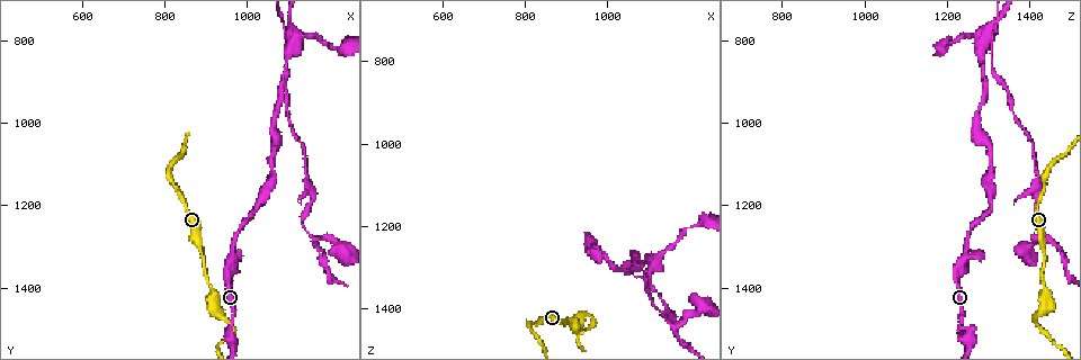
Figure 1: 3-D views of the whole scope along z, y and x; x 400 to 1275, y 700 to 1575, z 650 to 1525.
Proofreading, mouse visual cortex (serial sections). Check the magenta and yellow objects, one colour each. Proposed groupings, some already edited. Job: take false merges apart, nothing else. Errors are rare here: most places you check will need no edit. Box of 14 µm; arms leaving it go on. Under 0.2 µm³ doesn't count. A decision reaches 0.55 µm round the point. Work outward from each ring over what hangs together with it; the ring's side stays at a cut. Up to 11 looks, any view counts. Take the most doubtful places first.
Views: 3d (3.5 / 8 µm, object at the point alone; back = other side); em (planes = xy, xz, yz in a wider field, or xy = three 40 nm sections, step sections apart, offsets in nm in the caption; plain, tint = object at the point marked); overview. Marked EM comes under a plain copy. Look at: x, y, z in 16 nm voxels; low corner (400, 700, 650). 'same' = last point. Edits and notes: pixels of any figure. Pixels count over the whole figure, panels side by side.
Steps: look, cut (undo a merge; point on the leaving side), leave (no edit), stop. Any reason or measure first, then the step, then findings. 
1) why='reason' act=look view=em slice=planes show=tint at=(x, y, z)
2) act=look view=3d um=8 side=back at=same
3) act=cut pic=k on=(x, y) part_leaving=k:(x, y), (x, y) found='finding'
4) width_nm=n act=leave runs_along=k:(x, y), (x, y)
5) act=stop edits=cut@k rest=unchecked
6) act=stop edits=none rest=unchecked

why='thin neck' act=look view=3d um=3.5 at=(960, 1495, 1425)

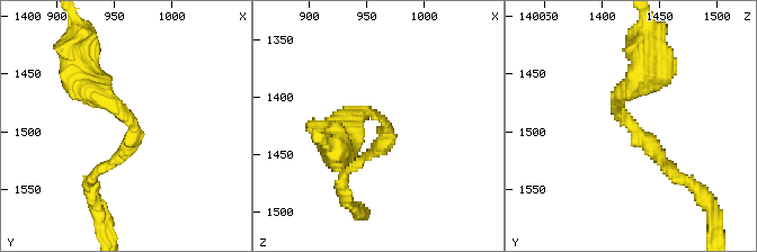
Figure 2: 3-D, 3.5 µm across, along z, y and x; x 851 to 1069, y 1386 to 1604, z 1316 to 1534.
arm_widths_nm=150,350 act=look view=em slice=xy step=3 show=tint at=(966, 1492, 1420)

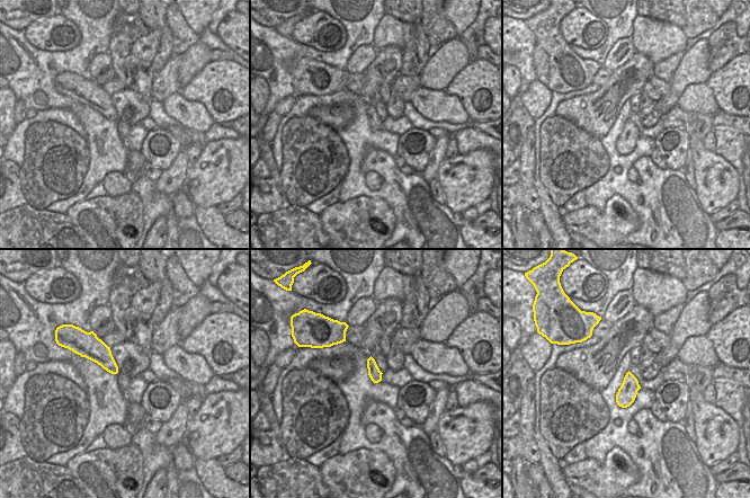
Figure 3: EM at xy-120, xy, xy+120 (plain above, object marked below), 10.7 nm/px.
why='cut it another way' act=look view=em slice=planes show=tint at=same

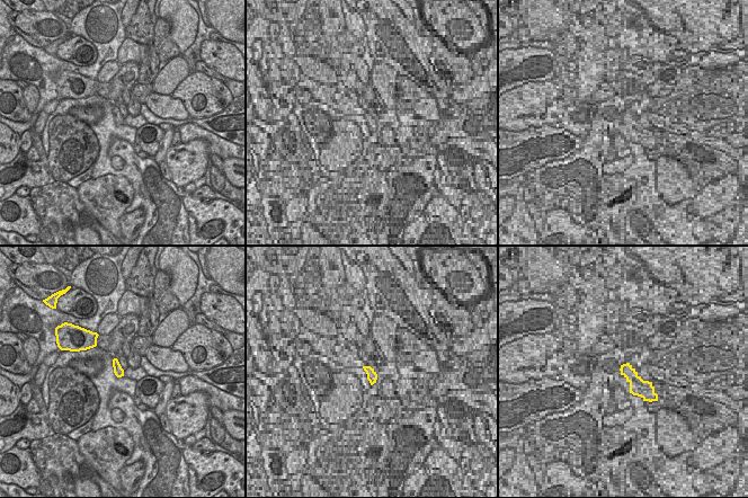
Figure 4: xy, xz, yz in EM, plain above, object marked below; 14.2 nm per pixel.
width_nm=140 act=leave runs_along=2:(640, 79), (617, 107), (673, 172) found='one cell here'

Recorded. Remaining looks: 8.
why='narrows sharply' act=look view=3d um=8 at=(990, 1255, 1265)

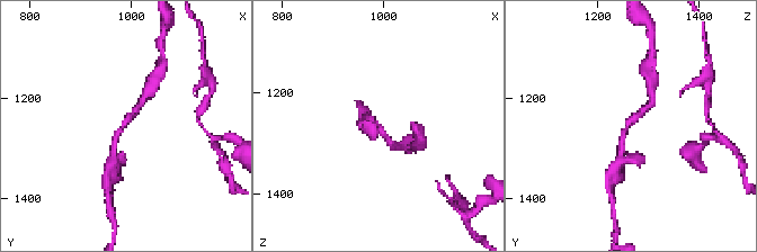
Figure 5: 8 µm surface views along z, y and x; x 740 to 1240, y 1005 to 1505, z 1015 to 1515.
why='closer look' act=look view=3d um=3.5 at=(990, 1255, 1265)

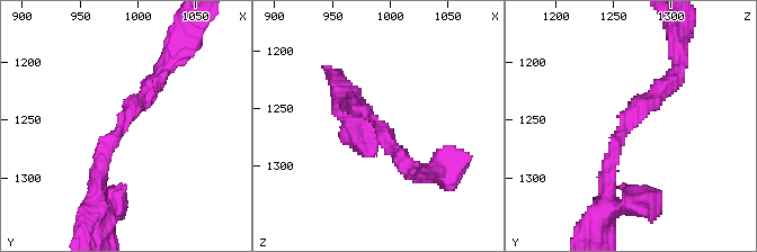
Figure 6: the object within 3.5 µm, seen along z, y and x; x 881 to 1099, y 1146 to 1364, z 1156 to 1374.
arm_widths_nm=200,200 act=look view=em slice=planes show=tint at=(992, 1256, 1262)

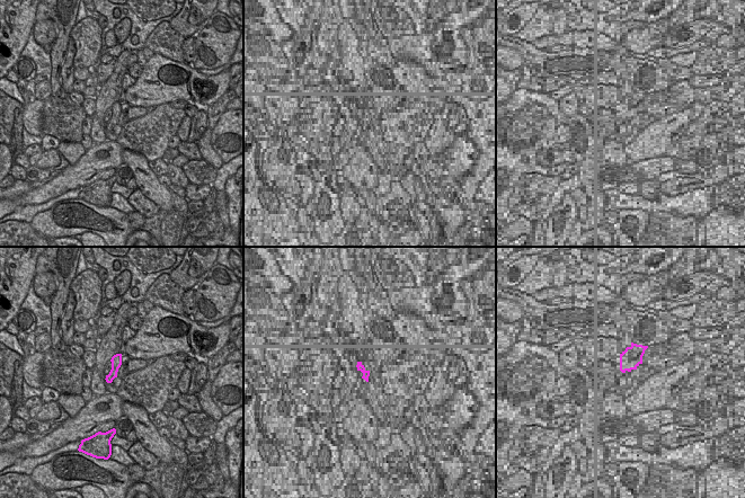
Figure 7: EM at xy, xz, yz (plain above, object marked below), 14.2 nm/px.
act=leave runs_along=6:(608, 189), (629, 120), (675, 79) found='one cell here'

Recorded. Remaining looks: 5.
why='sudden change in width' act=look view=3d um=3.5 at=(1110, 800, 1285)

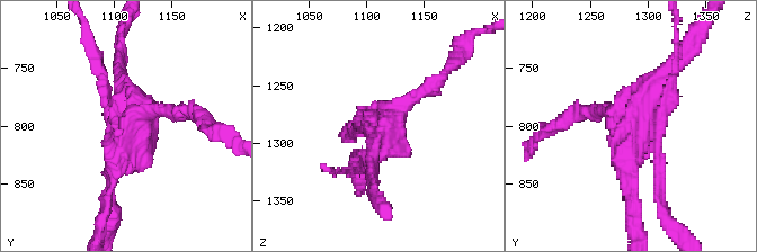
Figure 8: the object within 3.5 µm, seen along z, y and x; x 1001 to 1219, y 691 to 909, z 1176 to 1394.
why='now the EM' act=look view=em slice=xy step=2 show=tint at=(1110, 808, 1288)

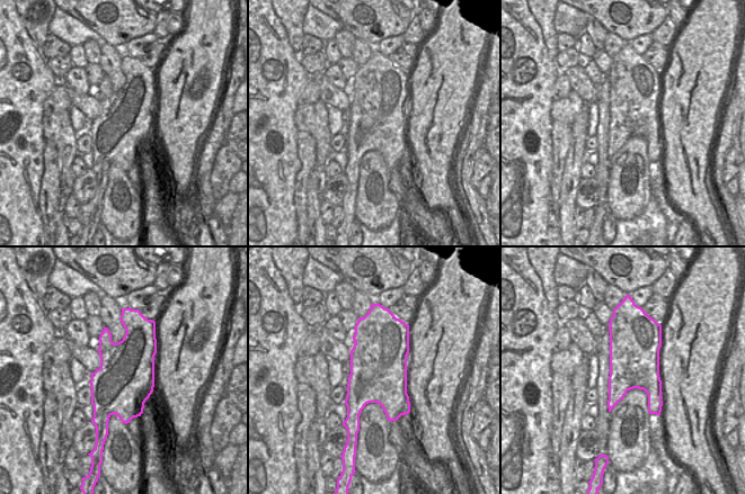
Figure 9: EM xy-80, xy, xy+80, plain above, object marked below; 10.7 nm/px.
act=cut pic=8 on=(359, 174) part_leaving=8:(658, 140), (658, 199), (678, 233) found='a second cell is stuck on'

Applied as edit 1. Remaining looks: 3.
why='narrows sharply' act=look view=em slice=xy step=1 show=tint at=(830, 1150, 1440)

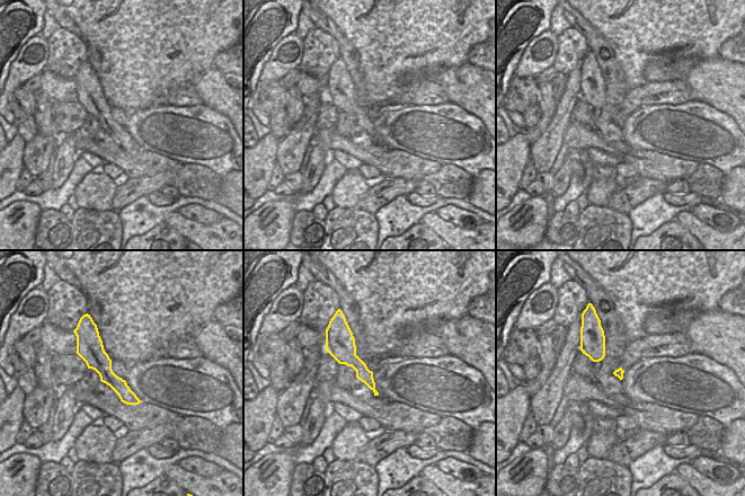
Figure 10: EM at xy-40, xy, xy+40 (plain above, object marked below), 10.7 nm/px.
why='see where the arms go' act=look view=3d um=3.5 at=same

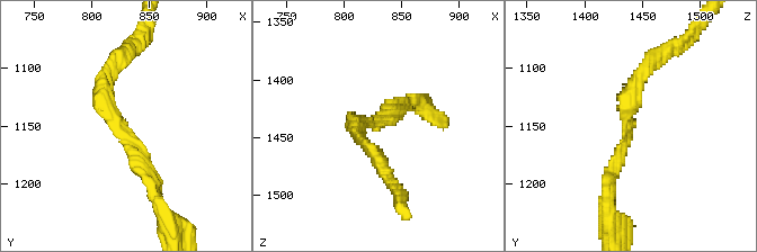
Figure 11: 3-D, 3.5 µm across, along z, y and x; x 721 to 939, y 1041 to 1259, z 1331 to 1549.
width_nm=160 act=leave runs_along=10:(95, 334), (95, 356), (135, 401) found='one cell here'

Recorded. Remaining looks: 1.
act=stop edits=cut@8 rest=unchecked

